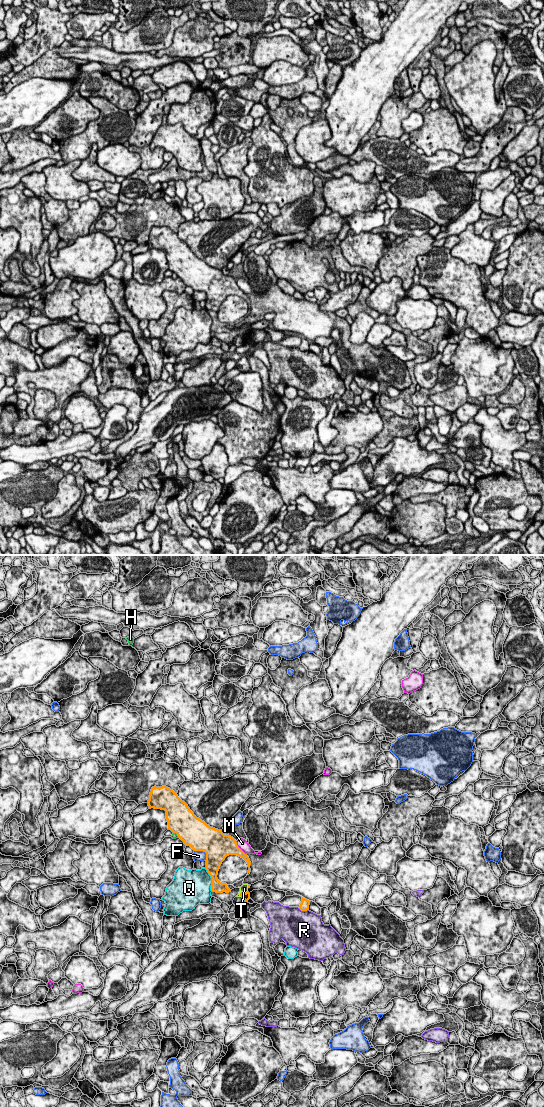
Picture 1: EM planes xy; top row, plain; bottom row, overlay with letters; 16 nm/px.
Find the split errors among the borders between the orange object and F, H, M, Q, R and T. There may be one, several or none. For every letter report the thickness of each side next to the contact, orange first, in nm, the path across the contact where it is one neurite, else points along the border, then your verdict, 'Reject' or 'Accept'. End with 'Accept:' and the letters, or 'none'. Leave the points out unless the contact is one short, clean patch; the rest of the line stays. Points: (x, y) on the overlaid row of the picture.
F: Thickness 460 nm (orange) against 170 nm. Reject
H: Thickness 460 nm (orange) against 90 nm. Reject
M: Thickness 360 nm (orange) against 160 nm. Reject
Q: Thickness 220 nm (orange) against 440 nm. Reject
R: Thickness 160 nm (orange) against 480 nm. Reject
T: Thickness 130 nm (orange) against 130 nm. Accept
Accept: T

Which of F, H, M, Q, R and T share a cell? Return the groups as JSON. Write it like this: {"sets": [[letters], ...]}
{"sets": [["F"], ["H"], ["M"], ["Q"], ["R"], ["T"]]}

